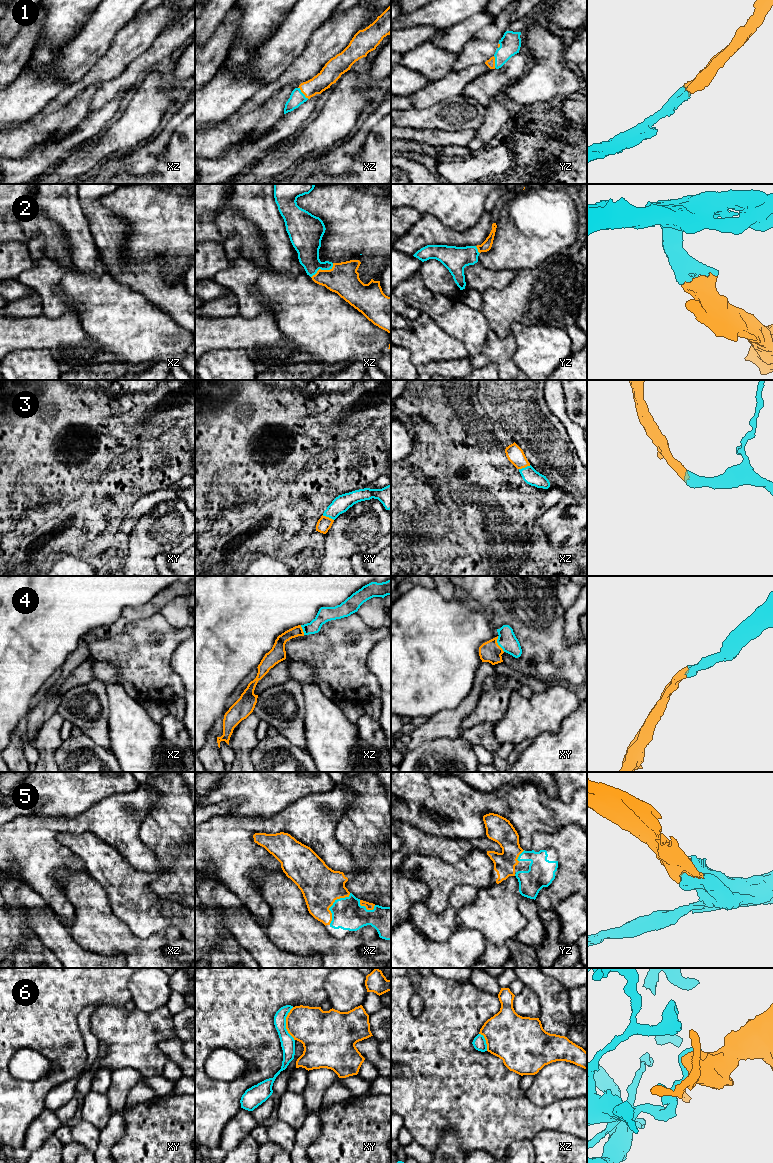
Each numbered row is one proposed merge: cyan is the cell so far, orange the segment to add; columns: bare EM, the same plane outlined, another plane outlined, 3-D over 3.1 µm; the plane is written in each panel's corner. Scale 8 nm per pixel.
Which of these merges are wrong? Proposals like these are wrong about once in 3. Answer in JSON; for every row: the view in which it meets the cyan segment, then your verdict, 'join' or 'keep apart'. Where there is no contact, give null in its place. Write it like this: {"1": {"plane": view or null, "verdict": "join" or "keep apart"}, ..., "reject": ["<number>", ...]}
{"1": {"plane": "xz", "verdict": "join"}, "2": {"plane": "xz", "verdict": "join"}, "3": {"plane": "xy", "verdict": "join"}, "4": {"plane": "xy", "verdict": "join"}, "5": {"plane": "xz", "verdict": "join"}, "6": {"plane": "xy", "verdict": "keep apart"}, "reject": ["6"]}

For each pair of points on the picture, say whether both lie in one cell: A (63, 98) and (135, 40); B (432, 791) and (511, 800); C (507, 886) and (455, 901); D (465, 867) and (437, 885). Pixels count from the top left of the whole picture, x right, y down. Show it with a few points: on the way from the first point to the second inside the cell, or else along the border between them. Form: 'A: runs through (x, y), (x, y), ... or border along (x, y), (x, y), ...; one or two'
A: runs through (81, 84), (97, 76), (117, 57); one
B: runs through (452, 801), (491, 801); one
C: border along (477, 890), (477, 899), (466, 904), (459, 911); two
D: runs through (458, 874), (444, 878); one

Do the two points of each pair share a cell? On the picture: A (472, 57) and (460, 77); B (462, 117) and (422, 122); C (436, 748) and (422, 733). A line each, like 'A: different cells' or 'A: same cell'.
A: different cells
B: same cell
C: different cells

